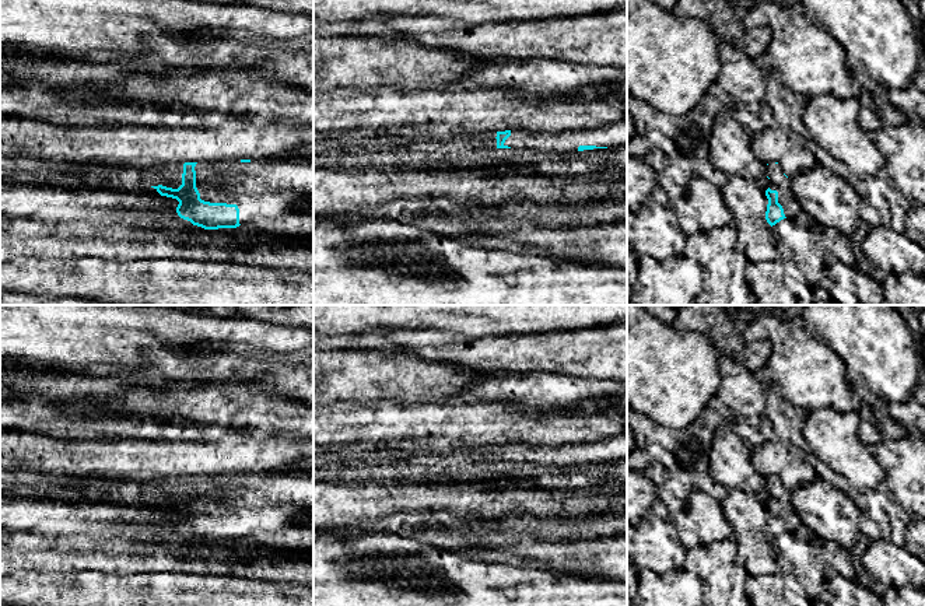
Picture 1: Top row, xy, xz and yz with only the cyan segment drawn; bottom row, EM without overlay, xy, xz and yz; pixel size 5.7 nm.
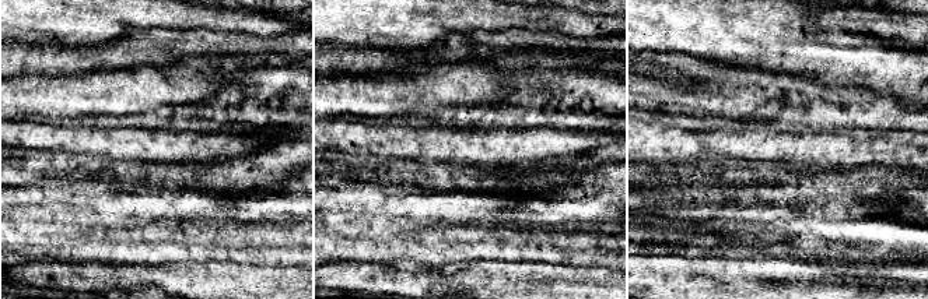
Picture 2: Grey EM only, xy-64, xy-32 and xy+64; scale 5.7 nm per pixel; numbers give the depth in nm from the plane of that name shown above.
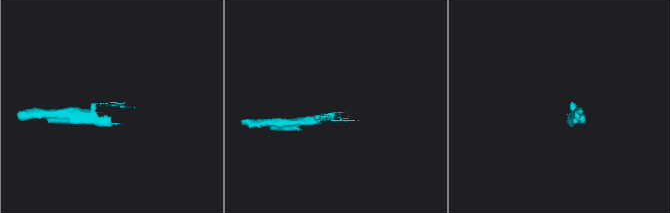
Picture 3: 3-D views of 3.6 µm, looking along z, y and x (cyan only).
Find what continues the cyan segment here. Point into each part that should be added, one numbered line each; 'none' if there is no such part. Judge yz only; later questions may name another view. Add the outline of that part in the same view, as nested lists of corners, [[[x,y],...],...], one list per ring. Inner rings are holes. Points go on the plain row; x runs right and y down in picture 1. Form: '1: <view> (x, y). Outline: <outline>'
1: yz (778, 494). Outline: [[[770,476],[765,480],[765,487],[770,491],[770,502],[778,505],[778,516],[784,522],[786,532],[796,532],[802,523],[791,505],[791,491],[786,491],[779,477]]]

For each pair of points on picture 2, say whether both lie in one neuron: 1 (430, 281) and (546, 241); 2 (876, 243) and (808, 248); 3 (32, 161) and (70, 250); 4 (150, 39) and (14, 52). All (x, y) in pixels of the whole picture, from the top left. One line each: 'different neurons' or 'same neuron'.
1: different neurons
2: same neuron
3: different neurons
4: same neuron

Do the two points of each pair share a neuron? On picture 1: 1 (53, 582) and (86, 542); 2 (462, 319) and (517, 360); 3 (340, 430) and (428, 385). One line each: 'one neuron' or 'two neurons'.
1: two neurons
2: two neurons
3: two neurons

